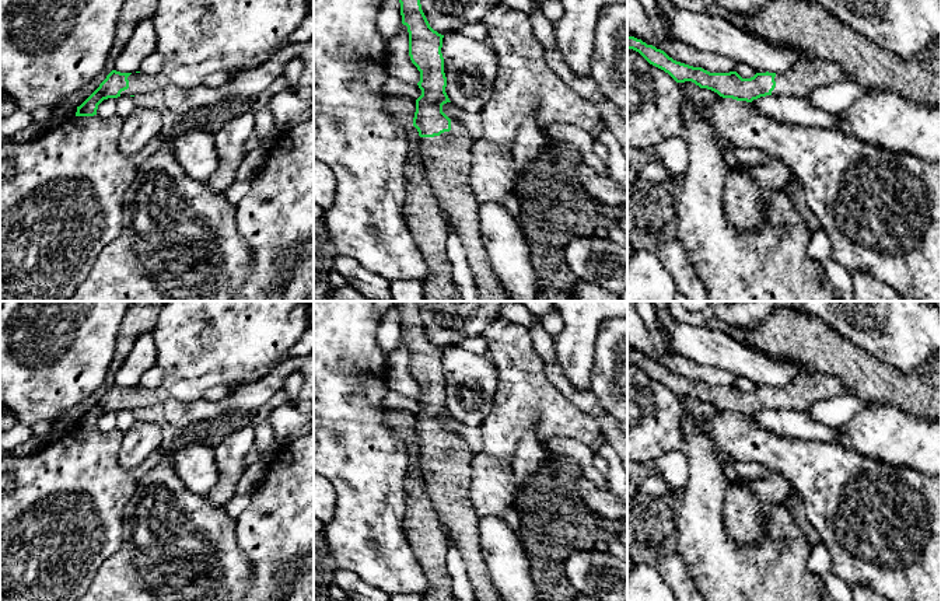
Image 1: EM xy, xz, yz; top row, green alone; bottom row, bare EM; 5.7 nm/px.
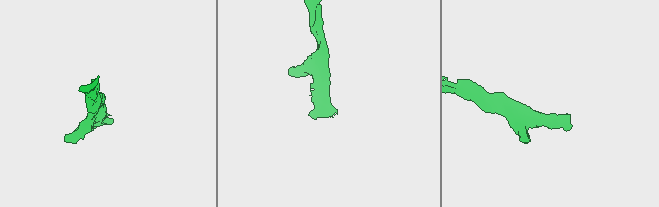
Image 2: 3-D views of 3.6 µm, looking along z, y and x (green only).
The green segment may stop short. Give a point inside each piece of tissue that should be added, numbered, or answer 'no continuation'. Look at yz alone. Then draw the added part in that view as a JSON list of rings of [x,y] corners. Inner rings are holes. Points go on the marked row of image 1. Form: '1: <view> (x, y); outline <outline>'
1: yz (798, 81); outline [[[808,60],[794,64],[784,73],[776,73],[772,95],[807,98],[814,90],[833,83],[846,81],[843,69],[833,62]]]

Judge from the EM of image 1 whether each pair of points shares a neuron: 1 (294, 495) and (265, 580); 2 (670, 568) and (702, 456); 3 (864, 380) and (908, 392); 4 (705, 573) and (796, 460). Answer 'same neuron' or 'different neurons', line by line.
1: same neuron
2: different neurons
3: same neuron
4: different neurons

